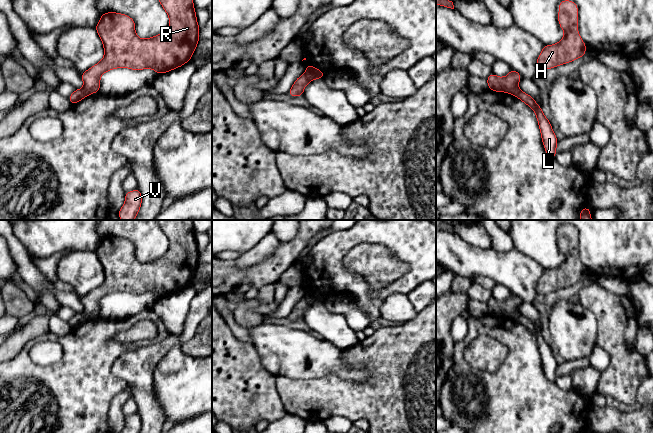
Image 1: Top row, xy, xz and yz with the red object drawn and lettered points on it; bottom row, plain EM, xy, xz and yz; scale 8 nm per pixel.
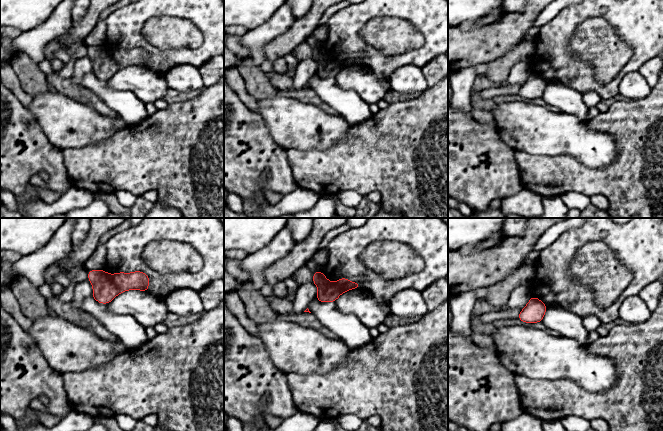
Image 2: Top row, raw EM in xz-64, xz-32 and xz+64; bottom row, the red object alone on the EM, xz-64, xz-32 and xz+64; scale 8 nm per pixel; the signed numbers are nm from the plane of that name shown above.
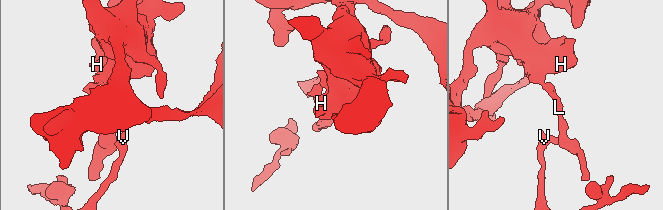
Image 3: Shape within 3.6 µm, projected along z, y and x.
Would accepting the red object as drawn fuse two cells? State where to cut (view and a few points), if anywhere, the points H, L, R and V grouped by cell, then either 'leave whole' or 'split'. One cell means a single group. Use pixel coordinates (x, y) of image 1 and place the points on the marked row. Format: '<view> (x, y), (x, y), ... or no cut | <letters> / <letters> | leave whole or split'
xz (304, 74), (310, 80) | H R / L V | split

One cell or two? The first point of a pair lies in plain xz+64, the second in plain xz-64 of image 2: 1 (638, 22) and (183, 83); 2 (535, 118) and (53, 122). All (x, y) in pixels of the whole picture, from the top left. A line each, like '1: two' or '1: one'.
1: two
2: one

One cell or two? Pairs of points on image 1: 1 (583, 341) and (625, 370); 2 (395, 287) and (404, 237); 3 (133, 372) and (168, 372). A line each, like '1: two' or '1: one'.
1: two
2: one
3: two

